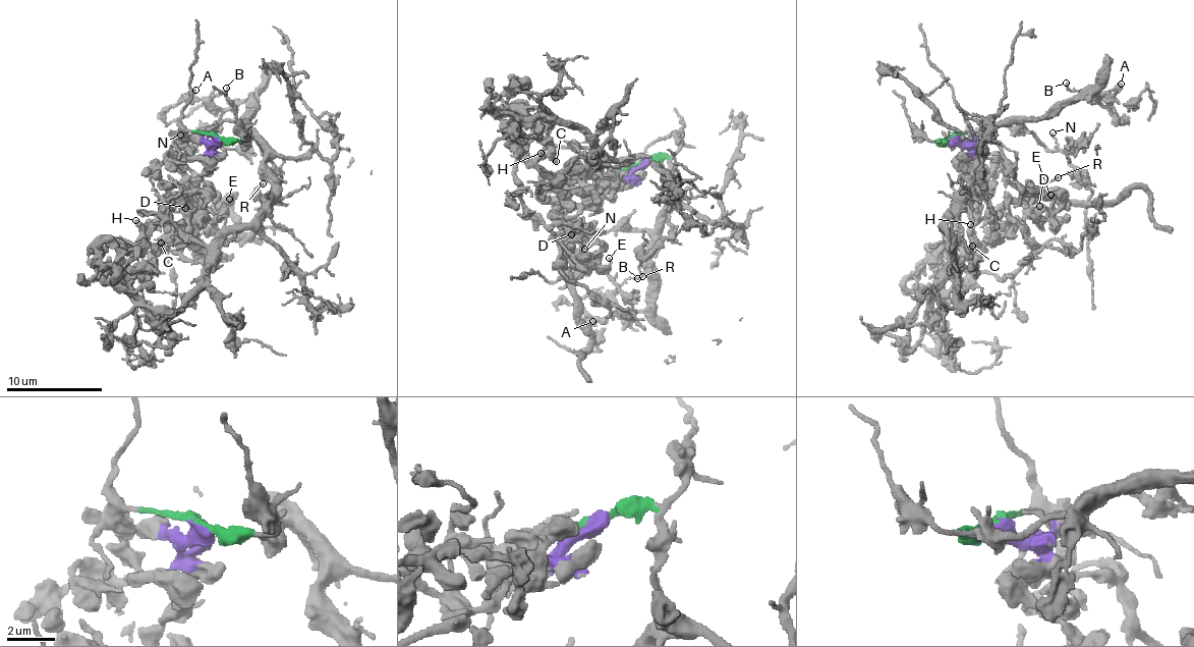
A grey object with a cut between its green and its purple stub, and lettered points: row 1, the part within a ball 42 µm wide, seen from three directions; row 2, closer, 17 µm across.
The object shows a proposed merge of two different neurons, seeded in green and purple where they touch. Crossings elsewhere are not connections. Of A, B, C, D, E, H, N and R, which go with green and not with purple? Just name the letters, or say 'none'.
A, B, N, R

